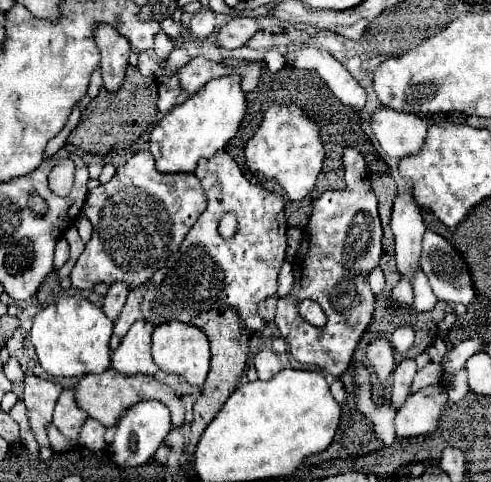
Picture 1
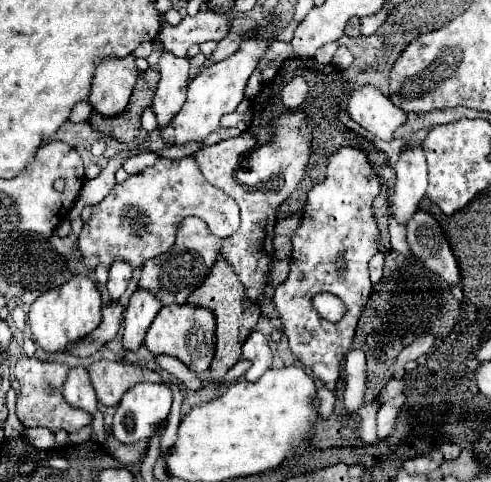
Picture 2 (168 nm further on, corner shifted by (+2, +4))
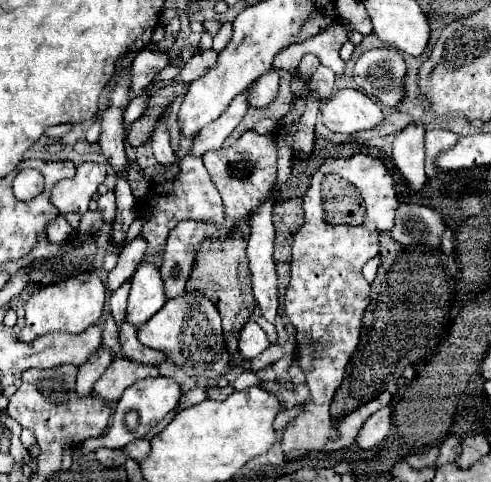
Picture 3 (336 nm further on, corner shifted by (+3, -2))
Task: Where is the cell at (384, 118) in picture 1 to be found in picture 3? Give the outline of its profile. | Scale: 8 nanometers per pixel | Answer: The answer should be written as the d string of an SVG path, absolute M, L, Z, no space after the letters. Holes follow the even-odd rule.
M340 90L320 108L322 122L332 132L360 132L370 130L384 120L384 114L376 102L372 102L360 90Z

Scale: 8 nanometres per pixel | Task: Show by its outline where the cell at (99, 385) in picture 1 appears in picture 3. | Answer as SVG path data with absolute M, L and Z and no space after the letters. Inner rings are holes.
M116 358L110 368L102 374L102 378L94 384L94 392L104 400L118 400L122 392L142 380L142 378L154 378L158 374L158 368L152 364L140 364L128 358Z

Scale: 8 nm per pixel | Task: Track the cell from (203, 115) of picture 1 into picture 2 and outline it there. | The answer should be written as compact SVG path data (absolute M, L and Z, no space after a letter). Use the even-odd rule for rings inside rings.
M249 38L239 46L239 50L233 56L205 68L199 76L195 76L187 86L187 100L183 108L173 116L173 120L167 126L159 128L161 138L173 146L183 146L187 142L203 142L211 132L215 132L219 128L221 118L225 114L231 114L245 98L249 76L257 68L257 60L263 56L265 50L267 50L265 40Z

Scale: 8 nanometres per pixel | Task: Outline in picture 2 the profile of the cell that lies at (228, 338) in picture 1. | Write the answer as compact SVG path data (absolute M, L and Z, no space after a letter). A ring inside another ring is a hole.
M219 260L211 274L207 276L207 280L187 298L187 304L189 306L199 306L199 308L207 308L213 312L215 316L215 356L213 356L213 362L211 362L211 376L217 384L223 382L223 376L227 374L229 368L233 368L239 360L241 360L241 346L243 342L247 340L247 336L251 334L251 330L255 330L257 326L257 320L261 318L261 310L253 304L249 304L247 296L245 296L245 288L243 284L239 282L237 274L227 266L225 260Z

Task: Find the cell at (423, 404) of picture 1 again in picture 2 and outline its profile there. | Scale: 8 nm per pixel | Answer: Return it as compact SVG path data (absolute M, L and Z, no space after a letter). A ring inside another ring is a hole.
M397 396L381 406L381 410L377 412L377 436L379 438L387 438L393 432L395 420L397 420L403 404L405 404L405 396Z

